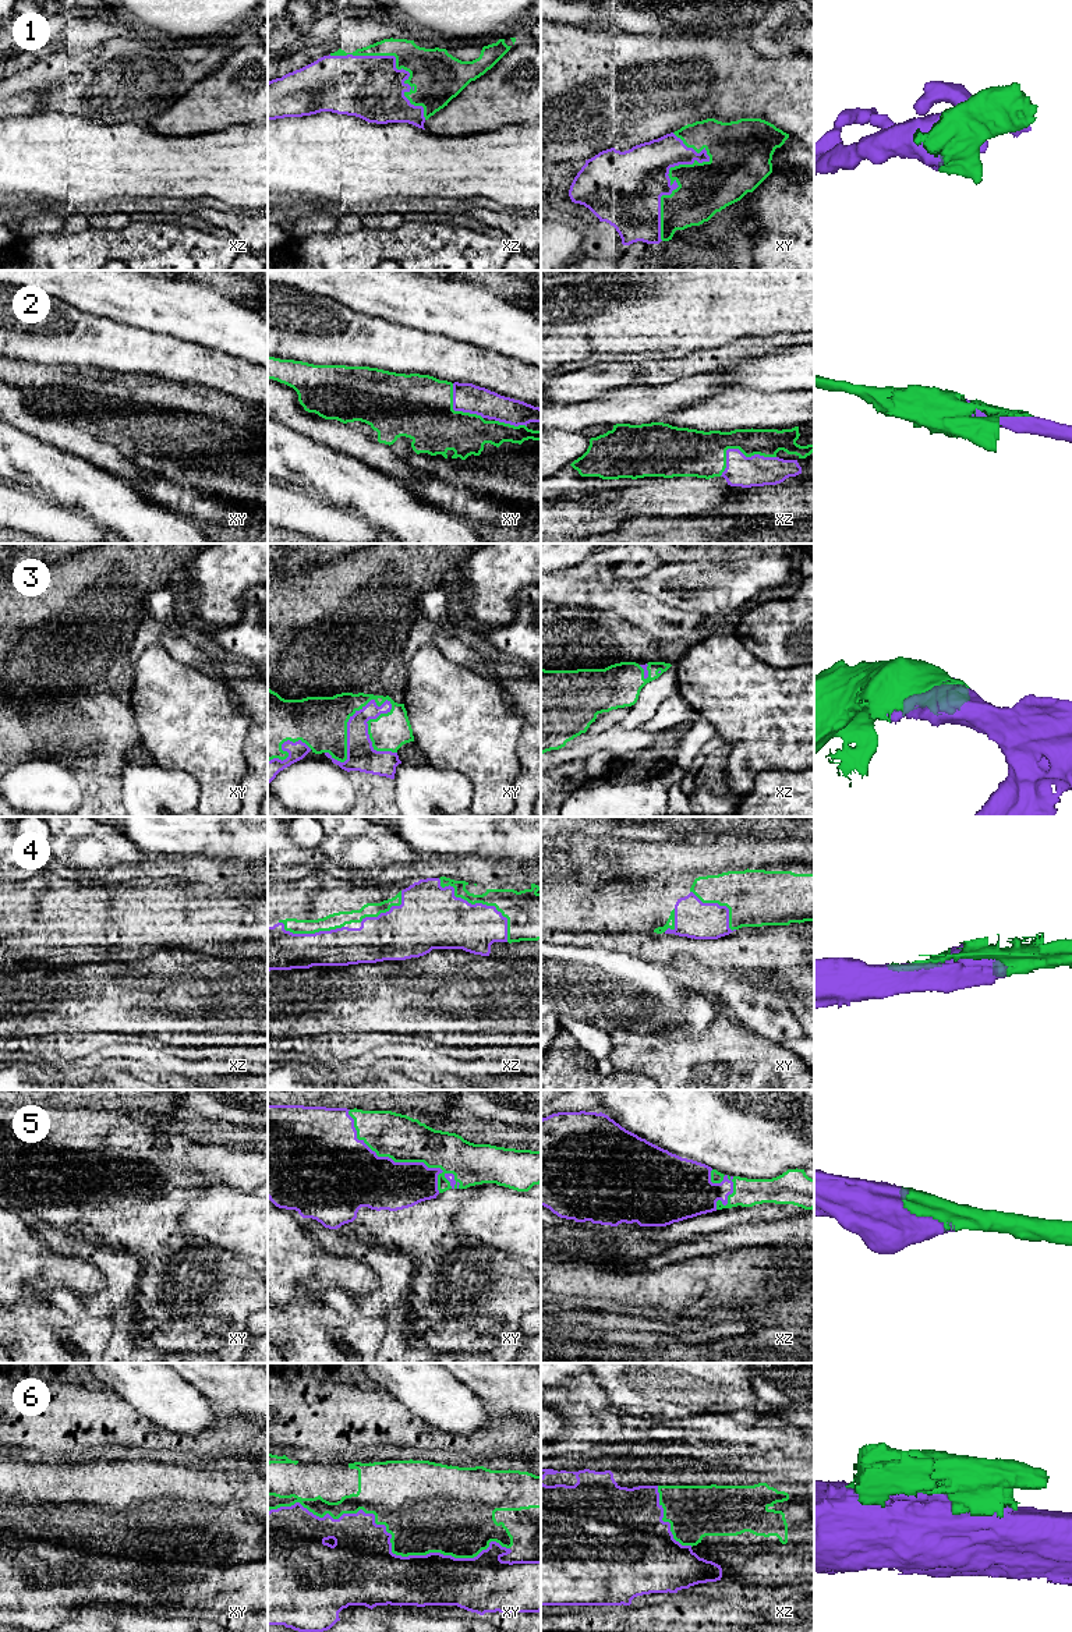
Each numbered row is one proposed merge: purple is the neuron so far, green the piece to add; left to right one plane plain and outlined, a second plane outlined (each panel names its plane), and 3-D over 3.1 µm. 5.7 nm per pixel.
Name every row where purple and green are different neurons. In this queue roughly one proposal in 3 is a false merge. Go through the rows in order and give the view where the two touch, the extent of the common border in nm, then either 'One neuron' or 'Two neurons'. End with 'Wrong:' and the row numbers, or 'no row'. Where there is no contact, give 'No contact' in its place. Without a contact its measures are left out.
1: Touches purple in xy. Shared border 650 nm. One neuron
2: Touches purple in xz. Shared border 340 nm. One neuron
3: Touches purple in xy. Shared border 480 nm. One neuron
4: Touches purple in xz. Shared border 550 nm. One neuron
5: Touches purple in xy. Shared border 800 nm. One neuron
6: Touches purple in xy. Shared border 1400 nm. Two neurons
Wrong: 6

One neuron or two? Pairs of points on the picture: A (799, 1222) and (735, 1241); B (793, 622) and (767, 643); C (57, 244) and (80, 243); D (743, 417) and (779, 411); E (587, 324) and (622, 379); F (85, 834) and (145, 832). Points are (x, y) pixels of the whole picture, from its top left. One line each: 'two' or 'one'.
A: one
B: one
C: one
D: one
E: two
F: two

